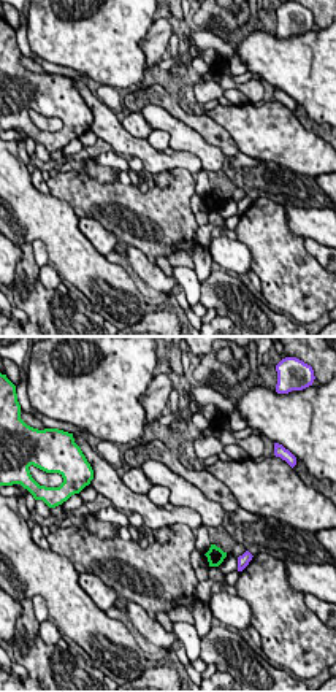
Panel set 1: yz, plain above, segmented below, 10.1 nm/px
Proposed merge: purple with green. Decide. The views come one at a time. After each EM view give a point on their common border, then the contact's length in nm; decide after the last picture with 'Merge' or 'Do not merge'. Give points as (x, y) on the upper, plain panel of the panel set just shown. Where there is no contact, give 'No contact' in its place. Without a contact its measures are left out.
No contact

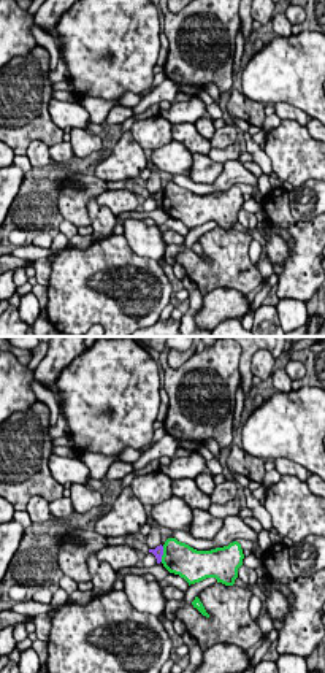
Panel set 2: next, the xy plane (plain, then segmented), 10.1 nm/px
Touches purple at (162, 199). Shared border 160 nm

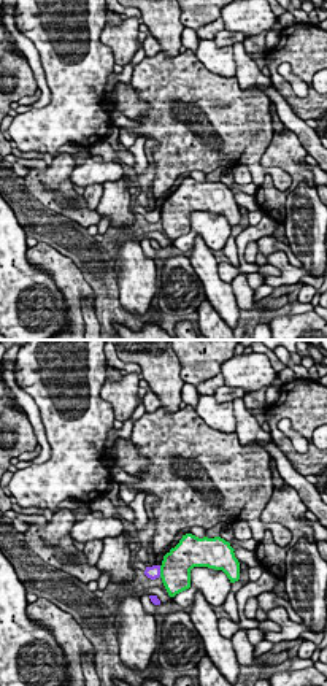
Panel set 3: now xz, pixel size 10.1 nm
Touches purple at (159, 215). Shared border 110 nm

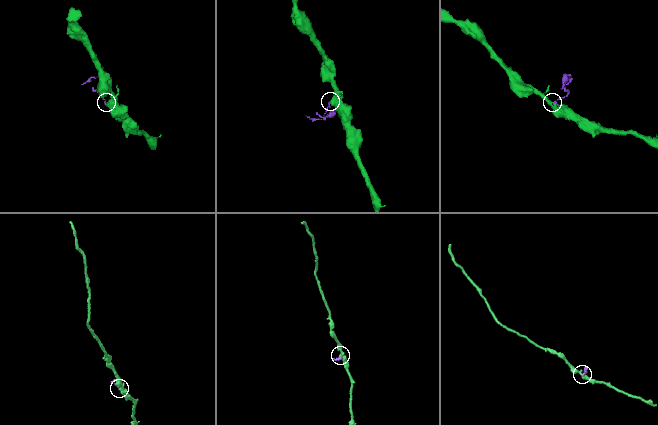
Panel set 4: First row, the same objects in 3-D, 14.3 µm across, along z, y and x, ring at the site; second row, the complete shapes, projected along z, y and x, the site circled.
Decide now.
Do not merge

